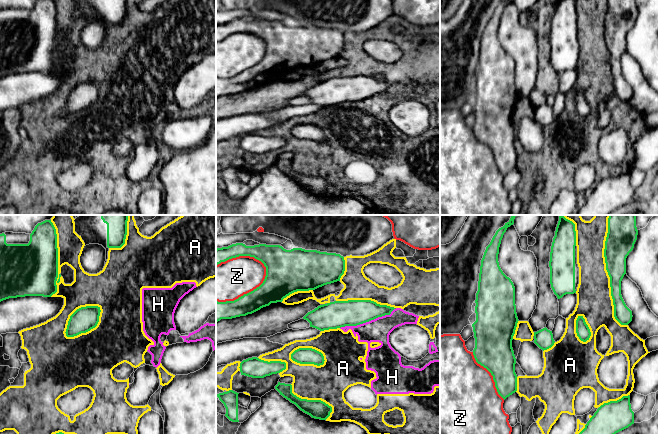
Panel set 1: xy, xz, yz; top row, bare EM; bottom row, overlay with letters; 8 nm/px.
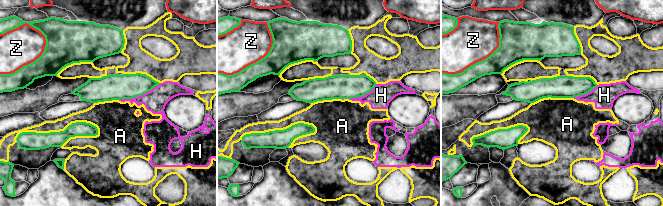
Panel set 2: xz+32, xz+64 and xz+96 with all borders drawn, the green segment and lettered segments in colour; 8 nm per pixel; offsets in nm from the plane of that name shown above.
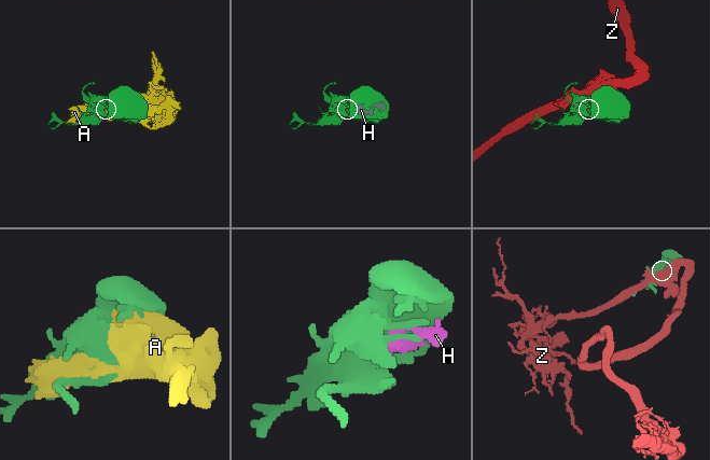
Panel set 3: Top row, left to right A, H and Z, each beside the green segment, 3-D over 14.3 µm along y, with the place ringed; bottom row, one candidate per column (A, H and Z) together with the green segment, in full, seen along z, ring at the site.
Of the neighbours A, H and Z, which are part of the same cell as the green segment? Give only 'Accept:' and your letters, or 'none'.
Accept: none

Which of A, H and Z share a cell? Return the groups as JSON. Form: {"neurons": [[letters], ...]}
{"neurons": [["A", "H"], ["Z"]]}

